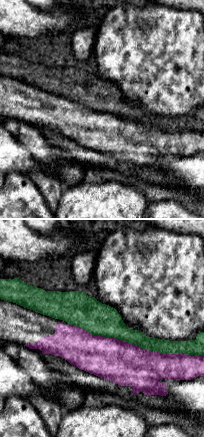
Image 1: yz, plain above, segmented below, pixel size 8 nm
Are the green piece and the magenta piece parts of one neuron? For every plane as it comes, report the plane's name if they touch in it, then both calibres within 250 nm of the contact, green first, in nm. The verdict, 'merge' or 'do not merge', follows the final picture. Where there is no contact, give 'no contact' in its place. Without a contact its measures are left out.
meets green in yz; 190 nm thick on the green side, 340 nm on the other

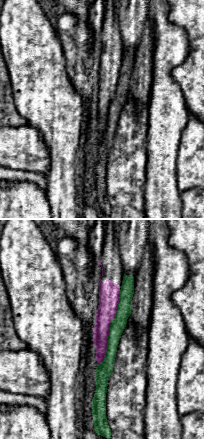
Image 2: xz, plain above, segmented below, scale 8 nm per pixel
meets green in xz; 120 nm thick on the green side, 160 nm on the other

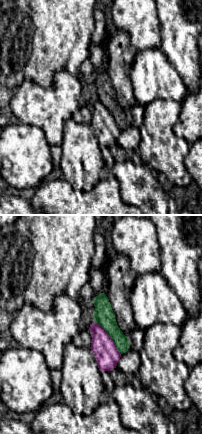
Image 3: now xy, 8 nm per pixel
meets green in xy; 160 nm thick on the green side, 190 nm on the other

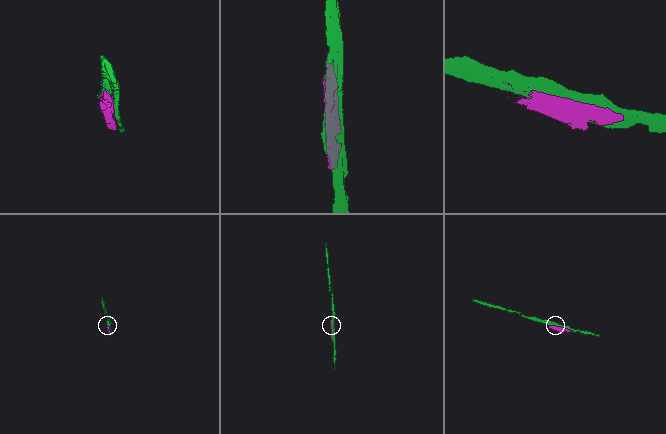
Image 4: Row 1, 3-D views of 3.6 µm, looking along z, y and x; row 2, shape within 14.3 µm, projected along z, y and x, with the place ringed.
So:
do not merge

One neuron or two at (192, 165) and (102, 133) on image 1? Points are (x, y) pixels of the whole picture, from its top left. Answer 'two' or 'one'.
two

